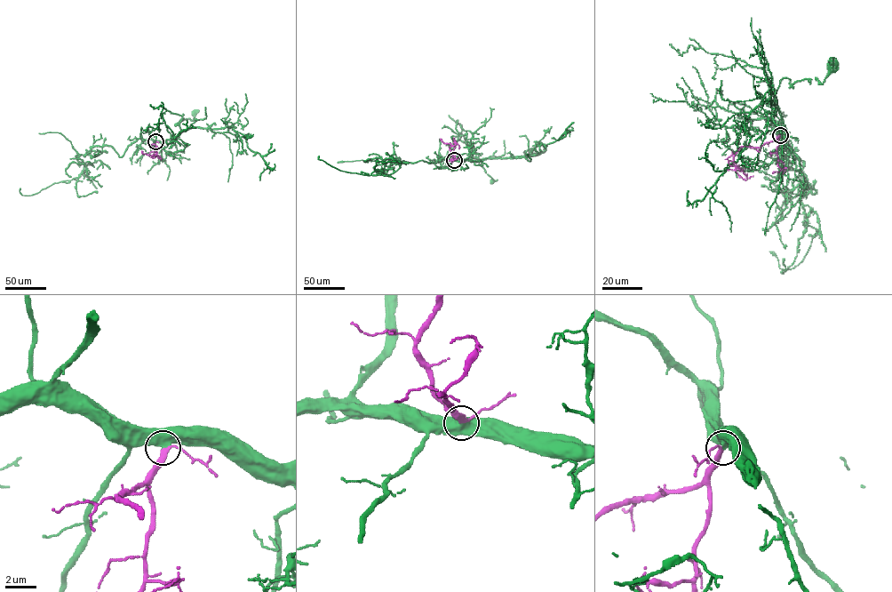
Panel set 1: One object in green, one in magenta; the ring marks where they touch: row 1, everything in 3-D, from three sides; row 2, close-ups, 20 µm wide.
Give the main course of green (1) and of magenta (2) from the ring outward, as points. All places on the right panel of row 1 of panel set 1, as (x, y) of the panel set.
1: (780, 135), (781, 114), (772, 93), (780, 81), (822, 83), (832, 65)
2: (780, 135), (776, 140), (759, 148), (742, 146), (733, 162), (745, 174), (737, 165), (731, 166), (727, 159)

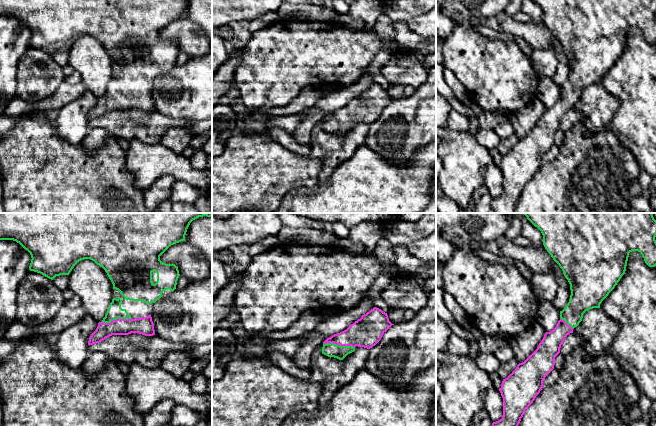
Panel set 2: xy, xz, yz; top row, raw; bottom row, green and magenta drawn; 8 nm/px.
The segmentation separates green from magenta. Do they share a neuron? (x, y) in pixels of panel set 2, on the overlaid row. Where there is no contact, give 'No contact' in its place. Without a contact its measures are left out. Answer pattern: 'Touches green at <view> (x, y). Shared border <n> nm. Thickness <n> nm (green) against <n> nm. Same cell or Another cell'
Touches green at xy (115, 319). Shared border 260 nm. Thickness 120 nm (green) against 140 nm. Same cell

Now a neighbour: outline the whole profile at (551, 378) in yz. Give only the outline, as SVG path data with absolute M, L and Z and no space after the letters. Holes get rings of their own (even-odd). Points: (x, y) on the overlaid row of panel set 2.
M555 368L545 377L543 381L543 386L548 387L553 385L559 377L559 371Z

